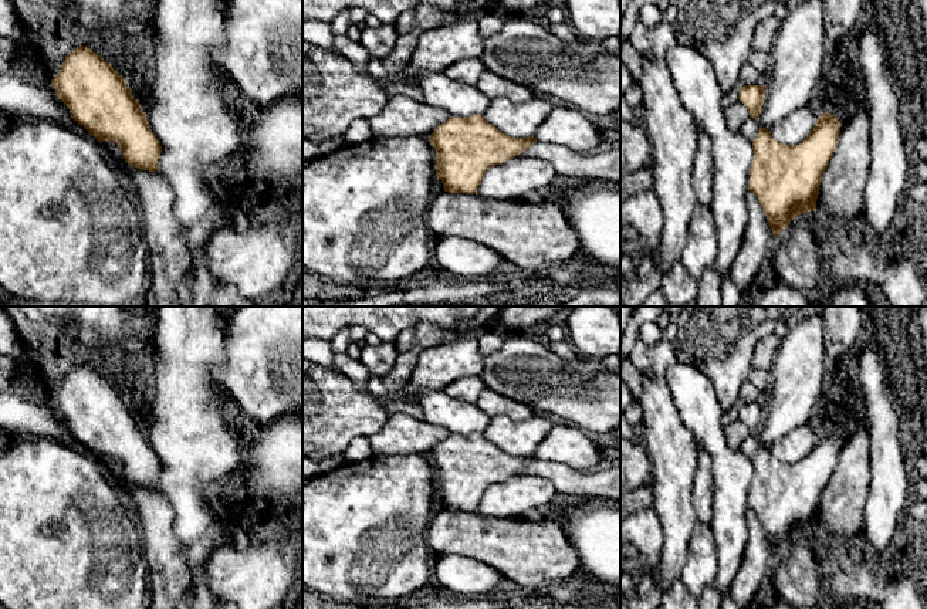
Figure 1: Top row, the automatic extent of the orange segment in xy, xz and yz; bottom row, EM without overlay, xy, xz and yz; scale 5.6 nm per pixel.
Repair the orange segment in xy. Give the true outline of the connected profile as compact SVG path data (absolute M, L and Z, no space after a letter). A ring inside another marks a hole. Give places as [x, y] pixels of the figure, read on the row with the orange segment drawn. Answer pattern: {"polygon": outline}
{"polygon": "M79 45L65 57L51 84L70 109L71 118L99 143L118 143L129 166L158 170L162 146L149 126L146 114L124 77L101 55Z"}

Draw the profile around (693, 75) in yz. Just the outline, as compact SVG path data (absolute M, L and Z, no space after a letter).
M673 44L664 55L664 64L684 108L693 115L696 128L711 139L715 173L710 209L718 231L714 271L723 280L731 273L750 219L745 197L755 155L752 142L728 128L714 67L693 44Z

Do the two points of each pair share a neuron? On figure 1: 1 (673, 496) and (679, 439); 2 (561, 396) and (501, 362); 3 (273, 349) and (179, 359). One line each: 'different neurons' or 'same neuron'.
1: same neuron
2: same neuron
3: different neurons

